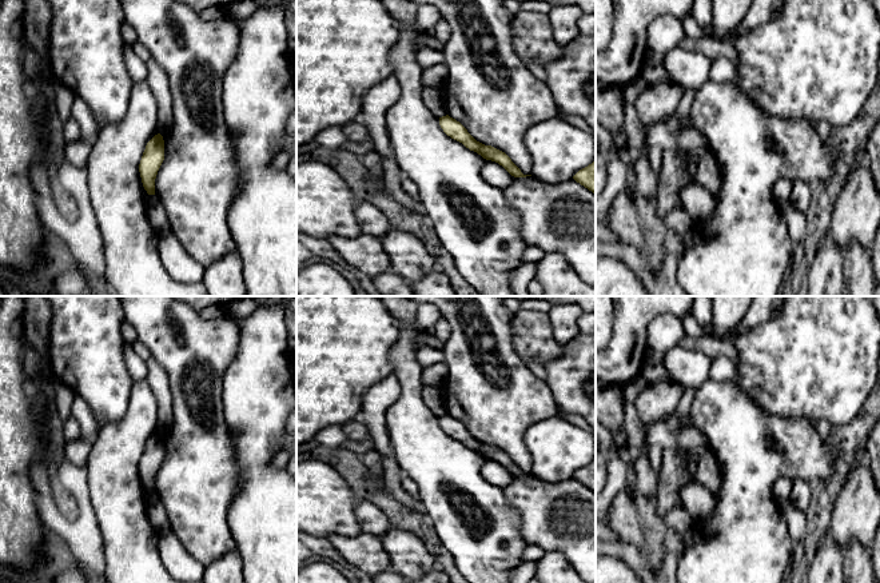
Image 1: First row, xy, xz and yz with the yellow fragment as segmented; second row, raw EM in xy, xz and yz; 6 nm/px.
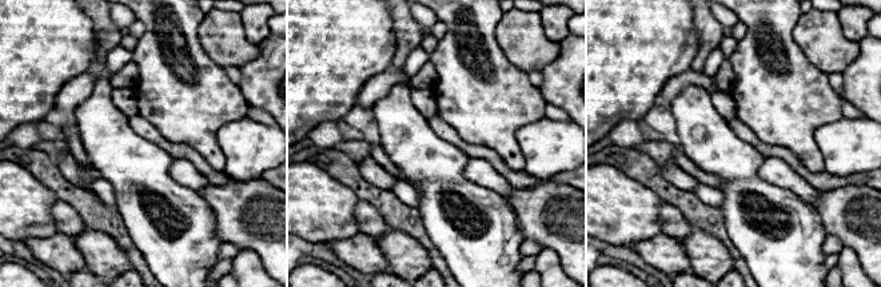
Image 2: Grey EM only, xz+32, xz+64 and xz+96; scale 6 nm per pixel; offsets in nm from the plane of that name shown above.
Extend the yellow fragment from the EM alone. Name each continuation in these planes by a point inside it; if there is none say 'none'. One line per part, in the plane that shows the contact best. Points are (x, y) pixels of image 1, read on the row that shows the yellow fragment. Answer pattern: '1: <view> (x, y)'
none

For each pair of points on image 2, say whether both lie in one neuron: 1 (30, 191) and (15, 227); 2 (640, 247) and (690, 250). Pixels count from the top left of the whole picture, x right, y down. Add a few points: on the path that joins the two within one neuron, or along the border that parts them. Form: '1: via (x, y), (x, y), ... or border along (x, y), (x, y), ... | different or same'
1: via (20, 200), (16, 204), (16, 218) | same
2: via (652, 250), (678, 250) | same

